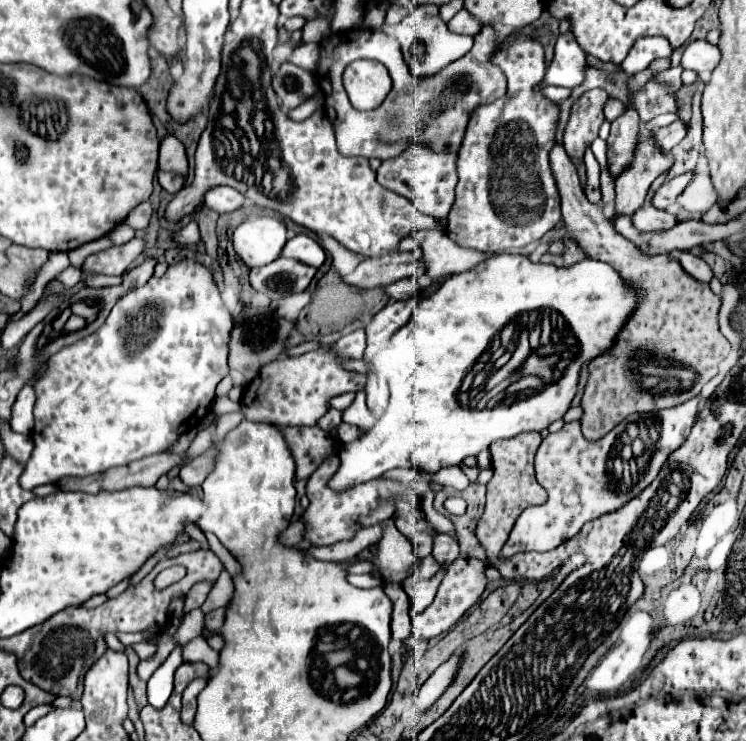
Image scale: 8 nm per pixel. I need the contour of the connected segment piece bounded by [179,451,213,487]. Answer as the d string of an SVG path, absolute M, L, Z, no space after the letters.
M211 451L205 453L205 455L201 455L201 457L197 457L197 459L193 459L191 465L185 465L185 467L179 469L179 479L181 479L187 487L197 487L197 485L201 485L201 483L205 481L207 473L211 471L211 469L209 469L209 463L211 463L211 461L213 461L213 453L211 453Z

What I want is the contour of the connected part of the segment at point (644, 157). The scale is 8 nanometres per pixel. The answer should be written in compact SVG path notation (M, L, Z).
M653 133L647 137L641 135L641 145L637 145L637 153L633 153L633 161L629 169L615 179L615 217L633 215L645 201L645 195L651 183L665 171L673 167L673 157L661 153L657 145L653 145Z

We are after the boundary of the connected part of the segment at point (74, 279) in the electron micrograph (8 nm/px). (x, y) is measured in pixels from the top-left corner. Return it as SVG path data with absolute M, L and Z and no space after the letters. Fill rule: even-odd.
M69 265L69 267L67 267L67 269L63 269L63 271L61 271L57 277L53 277L53 281L61 283L61 285L63 285L63 289L67 291L67 289L75 287L75 285L81 281L81 277L83 277L81 269L77 269L77 267Z

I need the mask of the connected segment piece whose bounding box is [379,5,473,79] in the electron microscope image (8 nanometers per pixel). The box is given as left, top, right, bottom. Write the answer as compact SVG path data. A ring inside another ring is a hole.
M419 5L419 7L413 7L409 11L409 15L401 23L397 23L397 25L385 25L383 23L379 29L385 31L387 35L395 35L397 37L397 41L403 47L403 53L405 53L405 59L409 63L409 69L411 69L411 73L417 79L423 79L429 73L437 73L441 67L445 67L447 63L463 57L473 47L473 37L457 35L457 33L449 31L447 23L439 15L439 7L437 5ZM415 45L423 47L423 55L421 57L415 57L415 53L413 53Z

